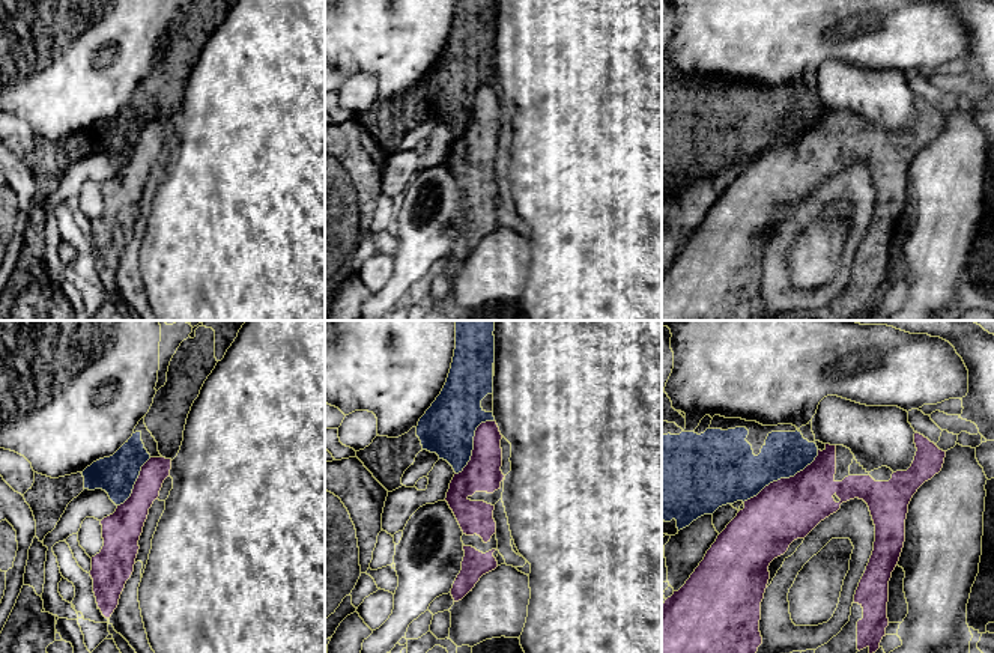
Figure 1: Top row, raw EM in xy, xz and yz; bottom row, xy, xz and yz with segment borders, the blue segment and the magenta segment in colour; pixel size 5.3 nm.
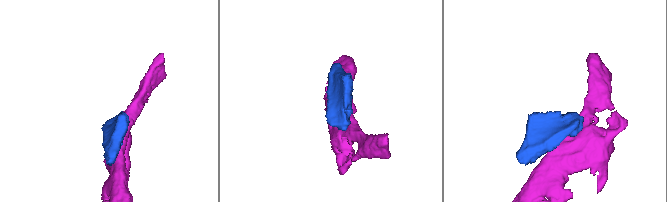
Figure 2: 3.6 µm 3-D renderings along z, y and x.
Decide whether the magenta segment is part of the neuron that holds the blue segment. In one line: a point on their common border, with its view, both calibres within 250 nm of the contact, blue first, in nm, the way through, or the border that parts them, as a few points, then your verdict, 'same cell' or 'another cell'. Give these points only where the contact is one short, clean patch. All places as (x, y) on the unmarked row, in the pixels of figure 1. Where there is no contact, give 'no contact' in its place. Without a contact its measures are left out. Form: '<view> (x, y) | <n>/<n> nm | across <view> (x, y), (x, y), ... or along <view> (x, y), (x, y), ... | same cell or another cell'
yz (782, 140) | 280/320 nm | along yz (818, 113), (802, 133), (770, 145), (743, 164) | another cell

